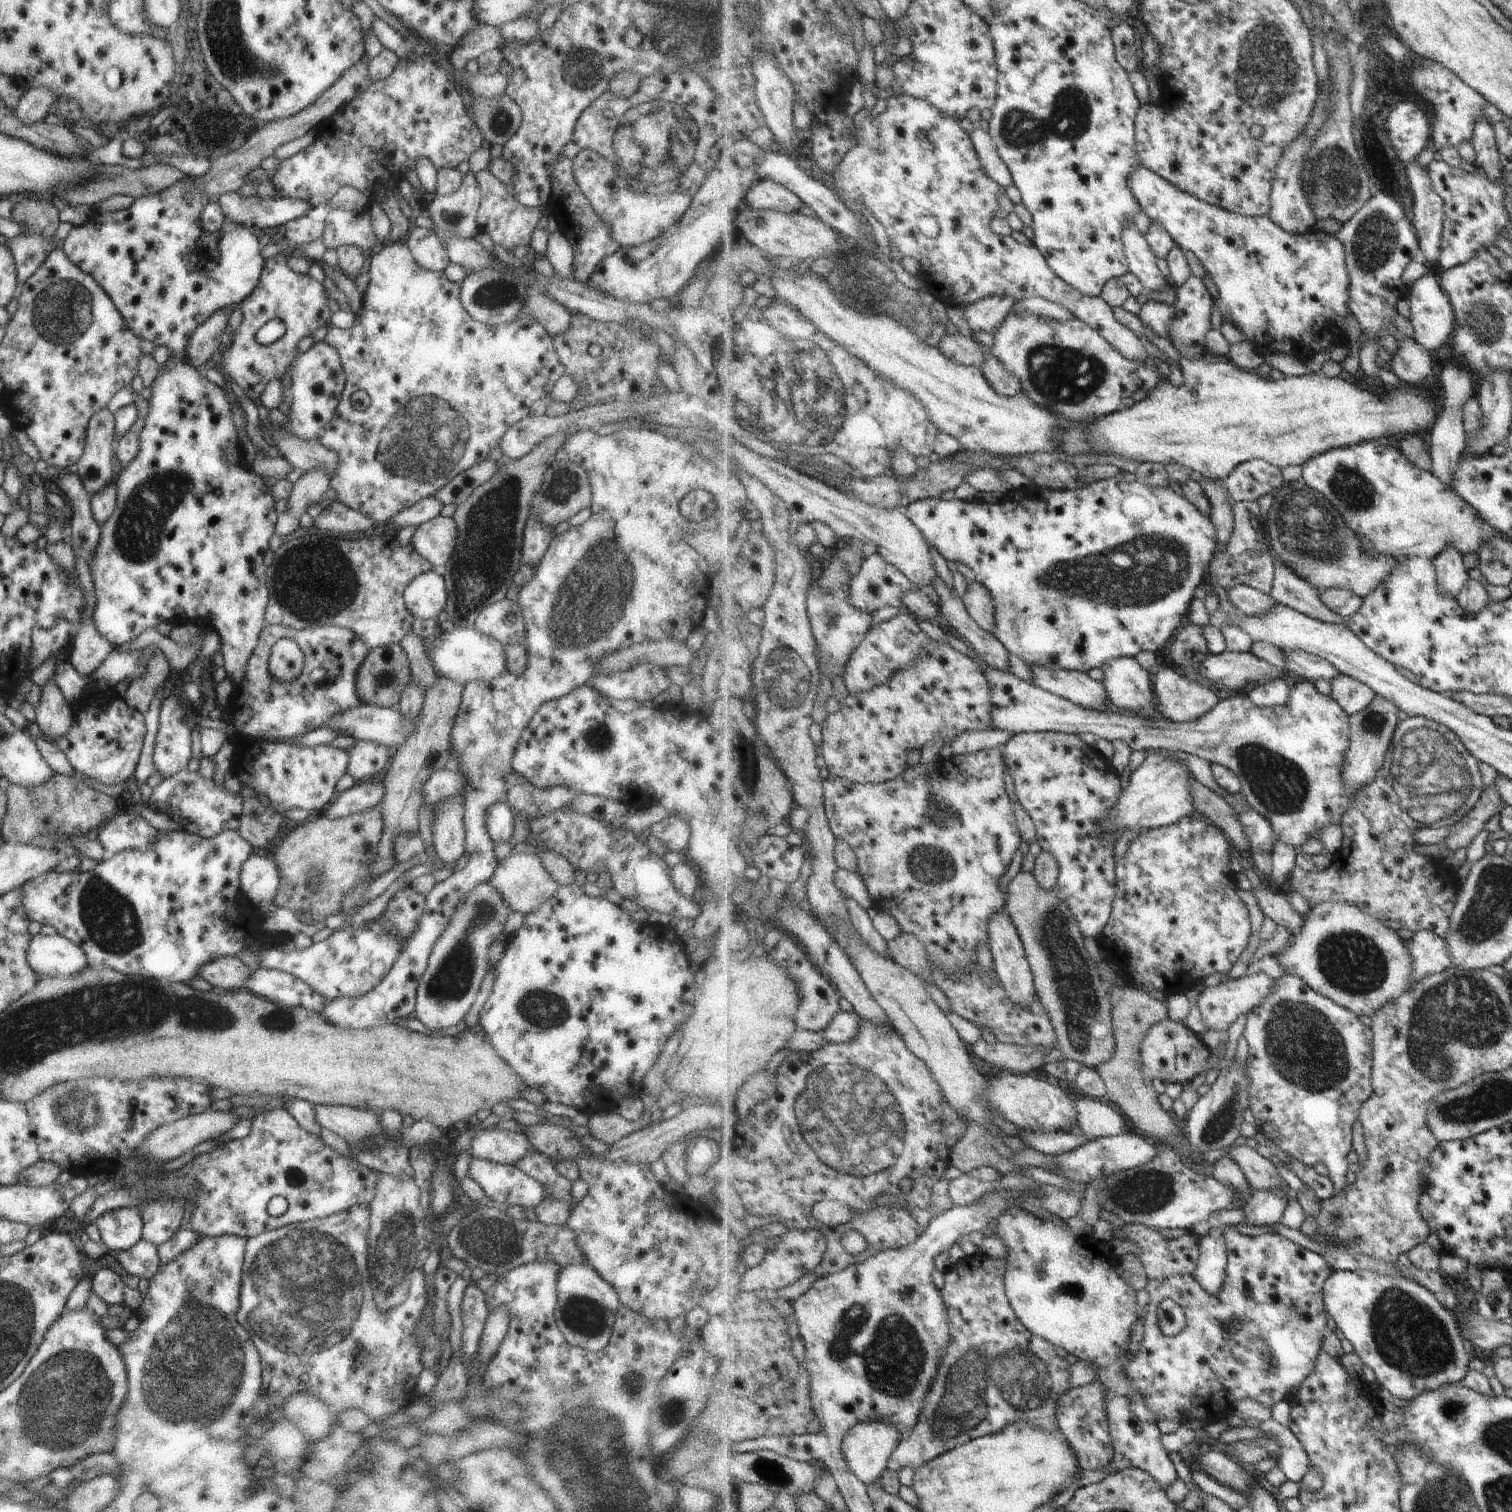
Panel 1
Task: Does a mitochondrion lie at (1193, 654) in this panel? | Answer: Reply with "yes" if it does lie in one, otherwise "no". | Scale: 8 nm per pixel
no

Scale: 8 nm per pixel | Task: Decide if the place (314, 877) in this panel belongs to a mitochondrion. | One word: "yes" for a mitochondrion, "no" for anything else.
yes

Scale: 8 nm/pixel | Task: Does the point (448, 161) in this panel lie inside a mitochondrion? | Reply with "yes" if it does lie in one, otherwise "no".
no

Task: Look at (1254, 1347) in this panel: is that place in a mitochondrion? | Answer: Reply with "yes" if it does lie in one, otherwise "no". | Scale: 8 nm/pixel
yes

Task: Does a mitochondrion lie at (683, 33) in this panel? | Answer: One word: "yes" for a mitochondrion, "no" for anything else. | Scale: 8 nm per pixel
yes

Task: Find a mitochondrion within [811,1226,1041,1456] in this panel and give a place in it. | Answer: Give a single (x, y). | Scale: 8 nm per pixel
(895, 1360)

